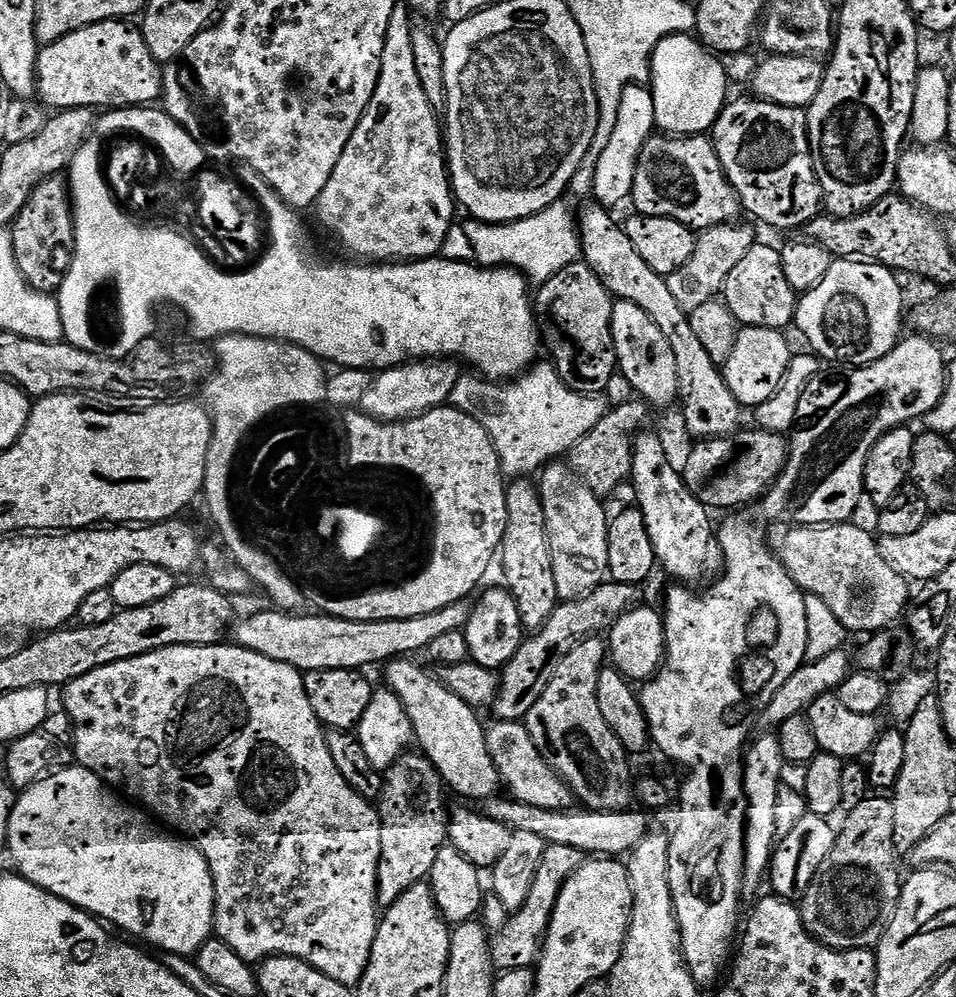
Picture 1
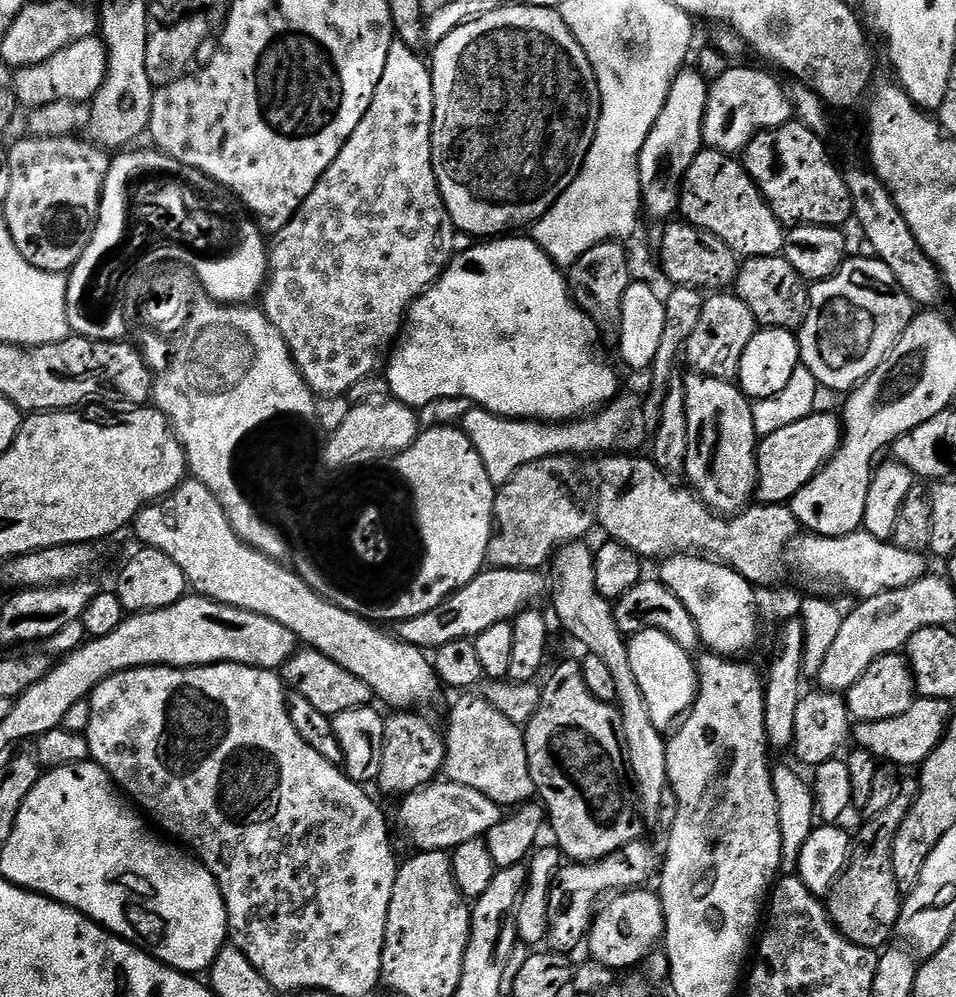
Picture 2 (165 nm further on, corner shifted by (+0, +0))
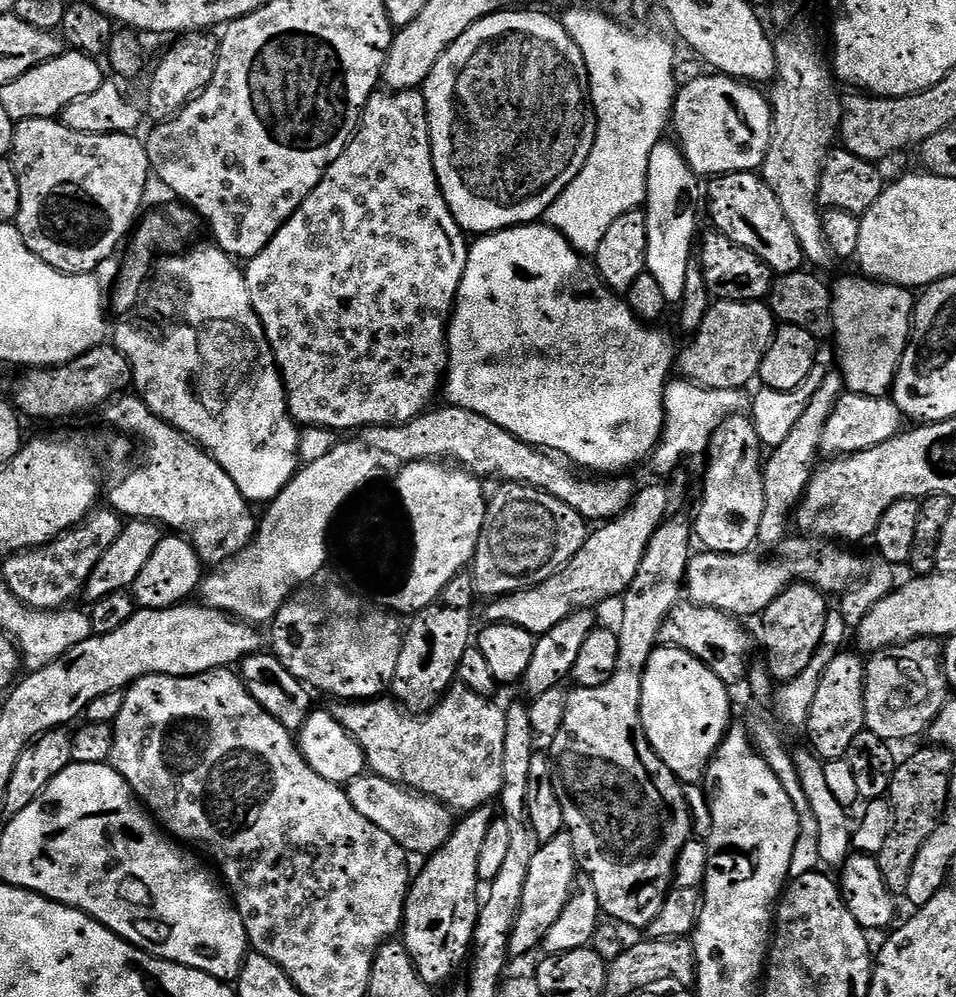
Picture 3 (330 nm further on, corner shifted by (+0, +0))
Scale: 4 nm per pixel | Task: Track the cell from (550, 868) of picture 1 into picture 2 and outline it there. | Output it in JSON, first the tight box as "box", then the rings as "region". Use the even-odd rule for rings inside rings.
{"box":[547,840,662,955],"region":[[[644,840],[628,843],[622,851],[615,851],[602,860],[595,862],[570,862],[561,867],[556,876],[556,882],[552,886],[550,894],[550,910],[548,911],[548,938],[547,947],[551,951],[564,955],[573,955],[573,951],[578,949],[587,941],[589,930],[592,928],[592,921],[599,905],[600,895],[614,890],[614,892],[633,891],[642,887],[651,877],[652,879],[659,873],[662,866],[661,857],[658,858],[657,852]]]}

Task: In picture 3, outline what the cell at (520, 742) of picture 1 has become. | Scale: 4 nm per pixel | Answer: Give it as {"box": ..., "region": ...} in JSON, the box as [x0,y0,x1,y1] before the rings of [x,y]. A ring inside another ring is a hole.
{"box":[331,684,507,814],"region":[[[453,684],[448,695],[432,711],[423,714],[409,714],[392,698],[340,702],[335,707],[331,709],[332,717],[362,746],[367,767],[375,775],[419,792],[422,796],[431,796],[447,804],[456,814],[467,814],[475,808],[491,805],[491,800],[495,801],[501,795],[507,724],[505,711],[499,709],[491,699],[474,694],[463,684]]]}

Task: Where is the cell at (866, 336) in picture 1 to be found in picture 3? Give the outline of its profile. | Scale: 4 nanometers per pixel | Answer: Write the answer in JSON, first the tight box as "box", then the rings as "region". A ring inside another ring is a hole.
{"box":[831,274,914,397],"region":[[[863,274],[856,276],[844,276],[837,284],[831,285],[832,289],[832,331],[836,340],[836,356],[840,359],[838,371],[844,377],[844,383],[849,392],[862,392],[865,396],[883,397],[892,387],[892,381],[896,378],[896,371],[900,365],[902,354],[908,345],[908,337],[912,335],[912,321],[914,319],[914,296],[907,288],[900,288],[897,284],[885,284],[879,280],[871,279]]]}

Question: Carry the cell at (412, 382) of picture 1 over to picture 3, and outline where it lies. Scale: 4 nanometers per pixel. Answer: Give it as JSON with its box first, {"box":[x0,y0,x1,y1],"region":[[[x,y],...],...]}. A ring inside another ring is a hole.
{"box":[202,442,368,626],"region":[[[340,442],[324,458],[304,464],[297,471],[290,483],[279,492],[275,500],[267,505],[268,513],[258,520],[256,535],[252,543],[231,560],[219,565],[212,577],[202,584],[203,603],[219,612],[245,621],[253,626],[267,625],[278,614],[278,610],[293,595],[292,584],[304,584],[312,580],[330,560],[330,536],[332,519],[341,515],[342,509],[357,495],[356,491],[368,480],[368,472],[364,469],[366,448],[363,443],[345,444]]]}

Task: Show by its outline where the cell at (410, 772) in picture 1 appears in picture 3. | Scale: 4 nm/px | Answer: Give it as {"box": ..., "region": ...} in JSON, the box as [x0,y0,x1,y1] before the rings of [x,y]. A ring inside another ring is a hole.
{"box":[390,571,478,714],"region":[[[467,571],[459,572],[421,612],[411,617],[412,625],[407,625],[403,633],[404,641],[398,654],[398,666],[390,689],[397,704],[409,713],[423,714],[432,711],[445,696],[449,688],[457,683],[462,654],[473,643],[472,607],[478,601],[476,581]]]}

